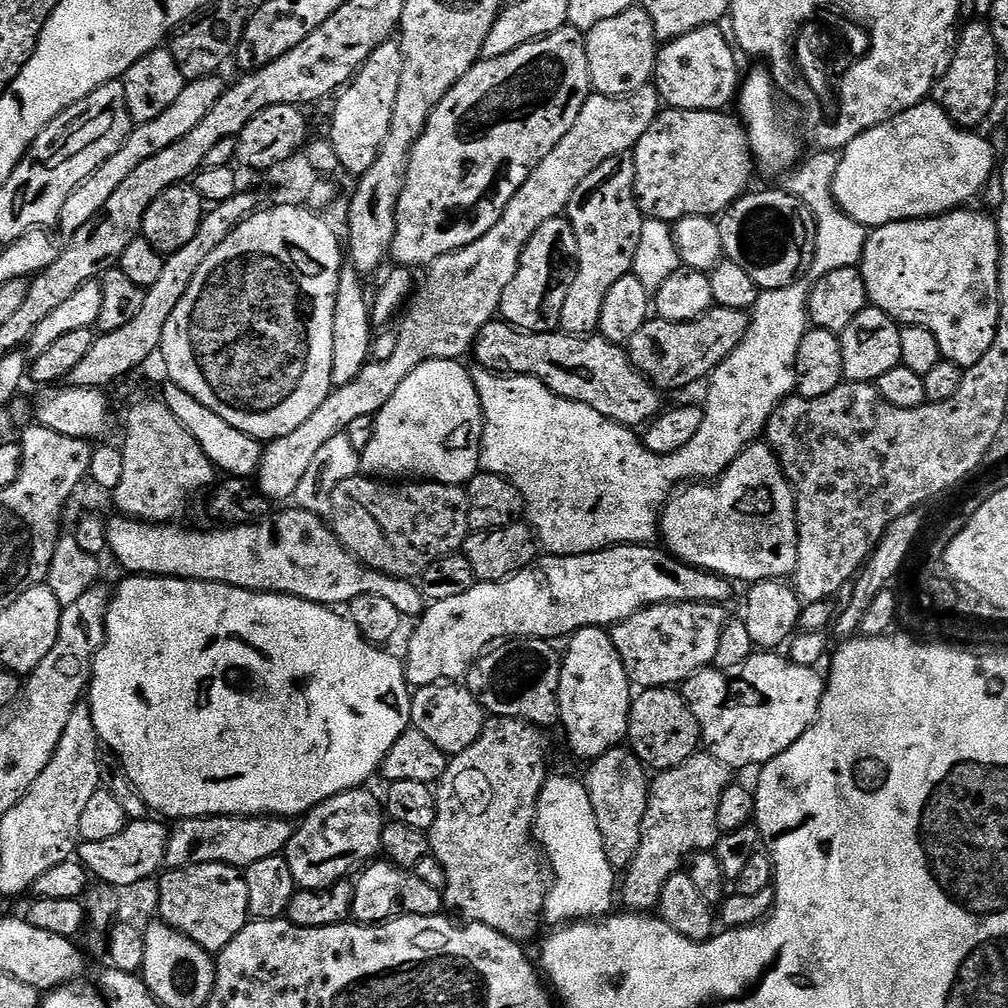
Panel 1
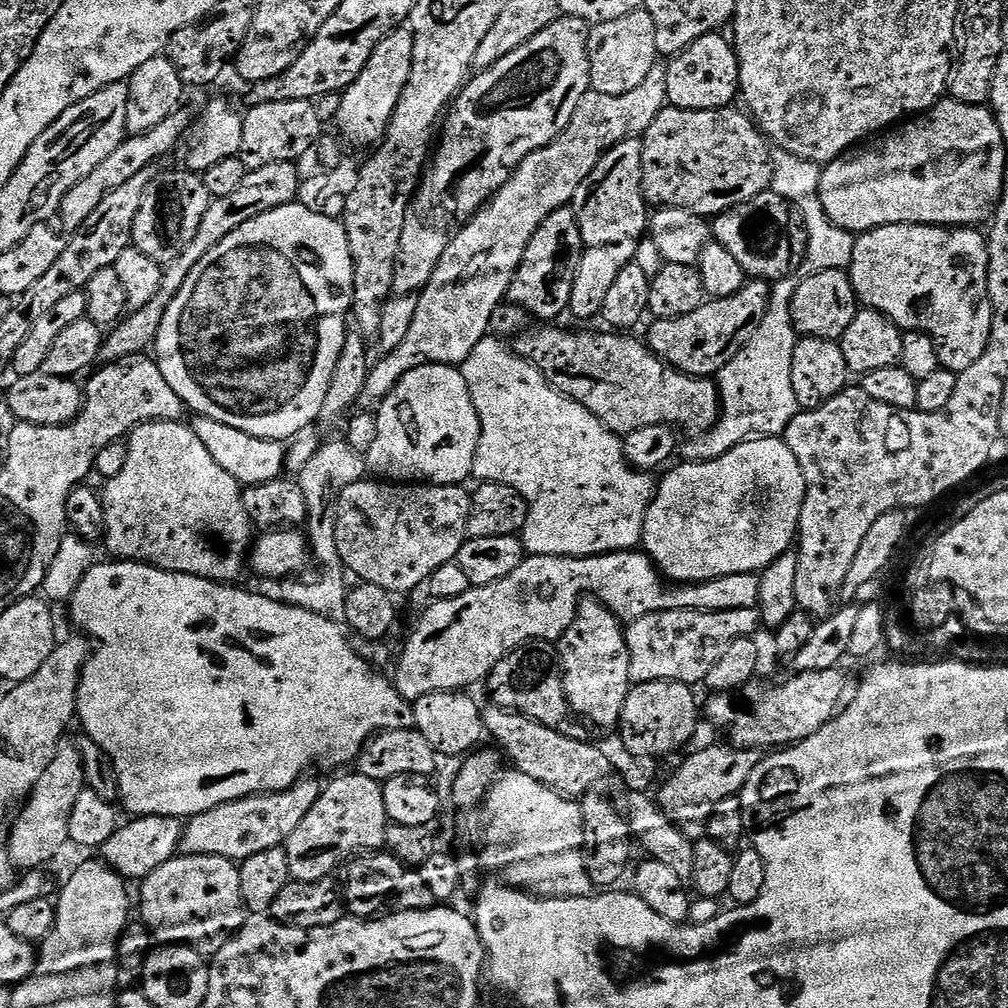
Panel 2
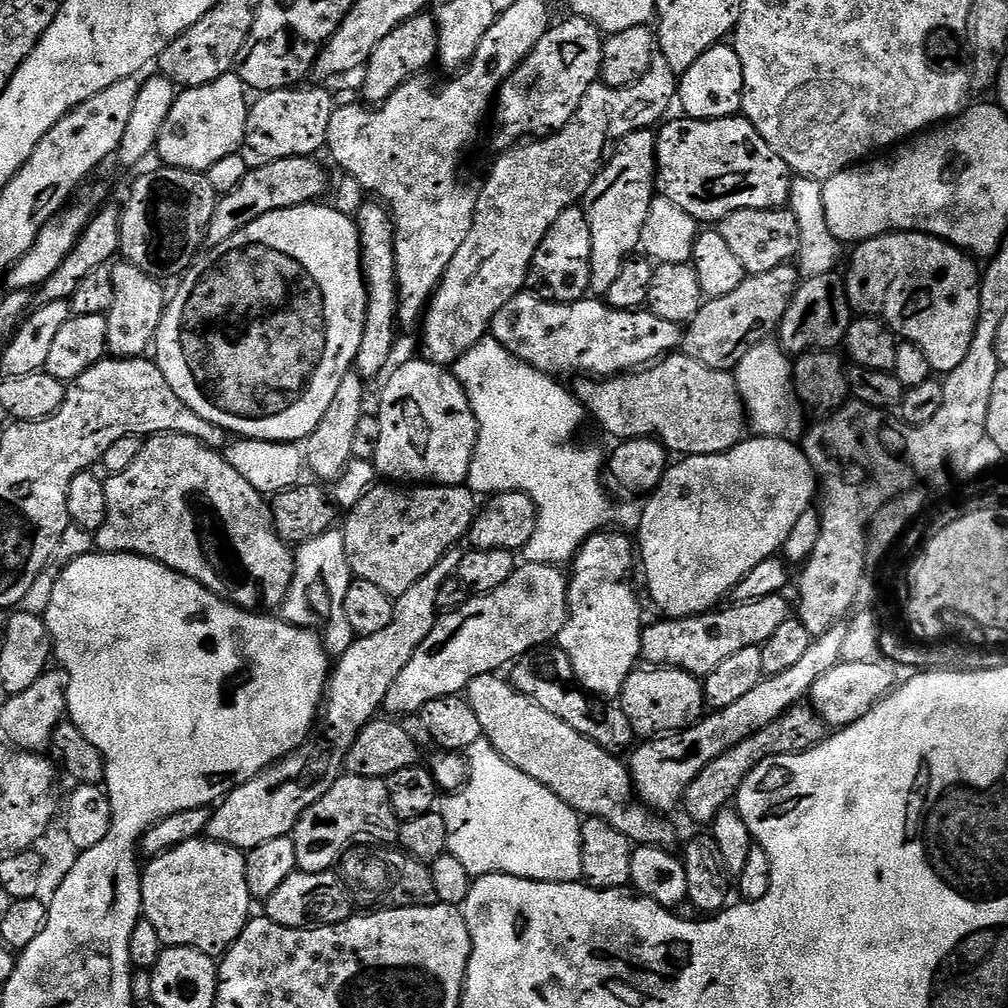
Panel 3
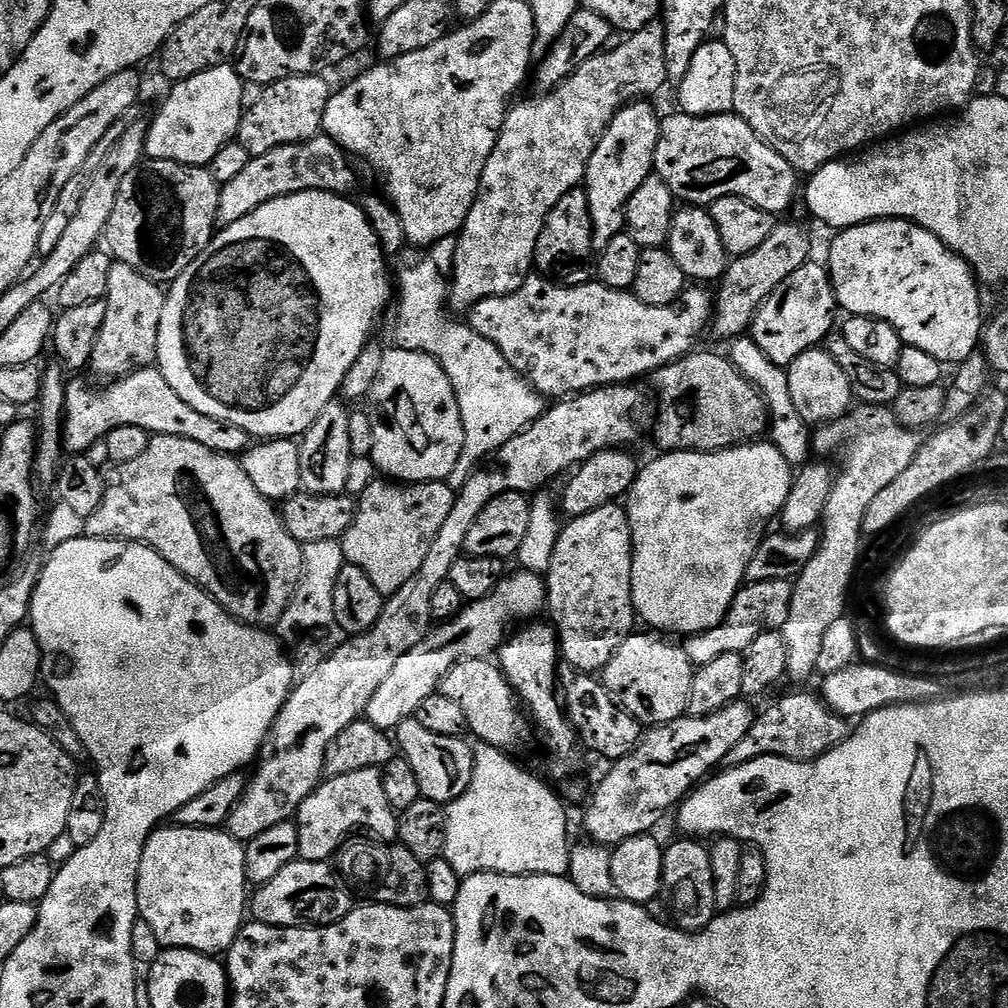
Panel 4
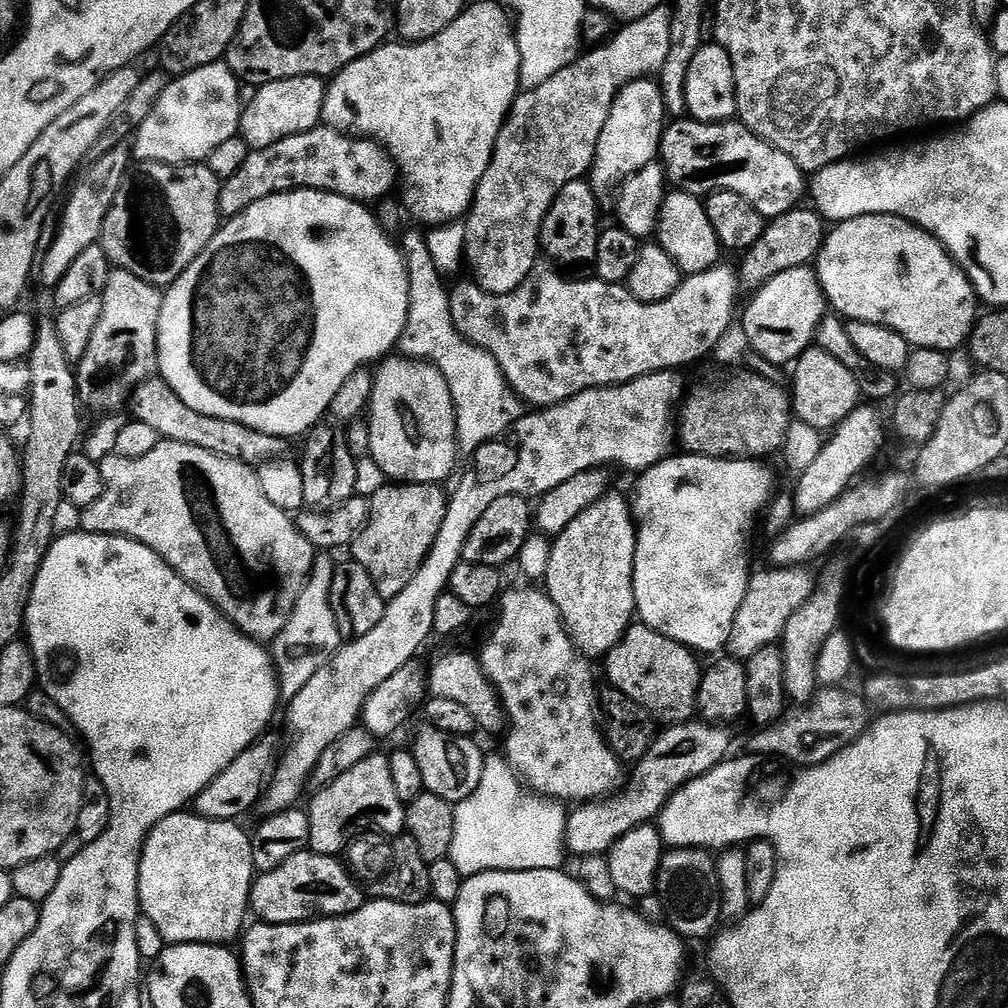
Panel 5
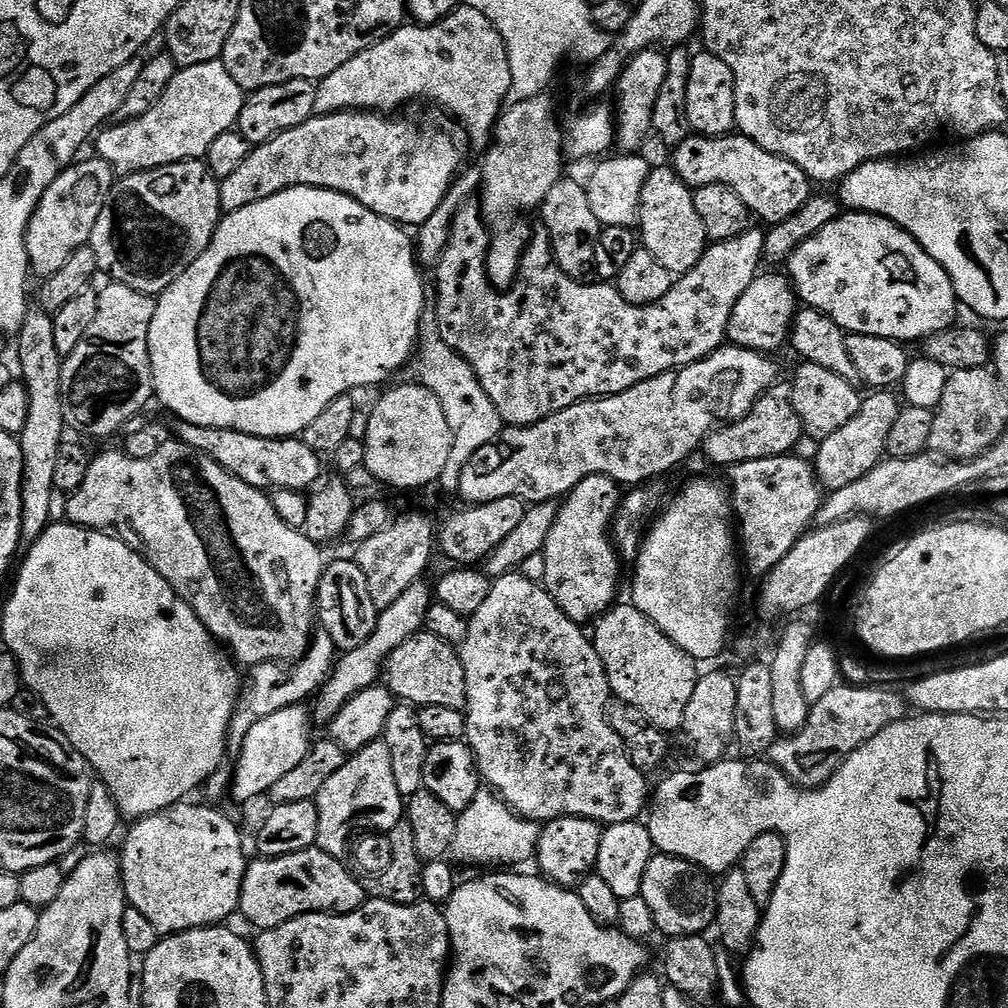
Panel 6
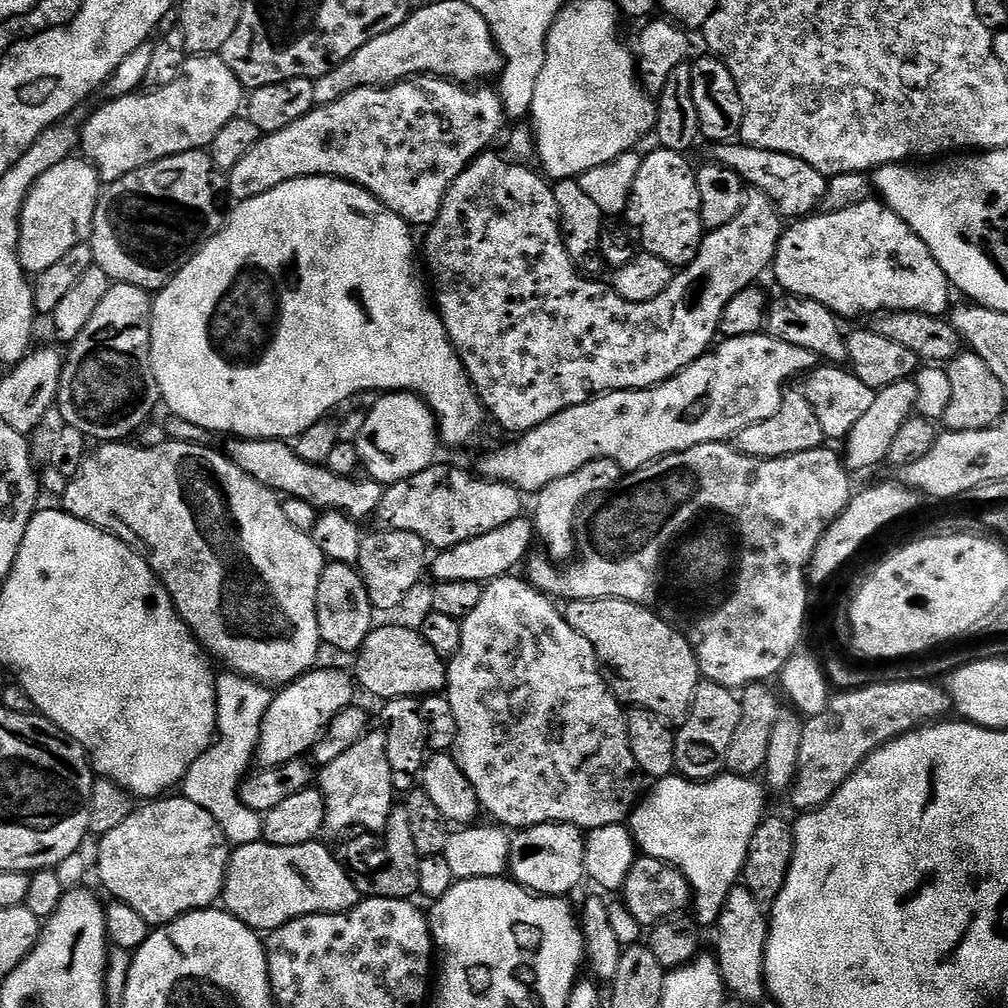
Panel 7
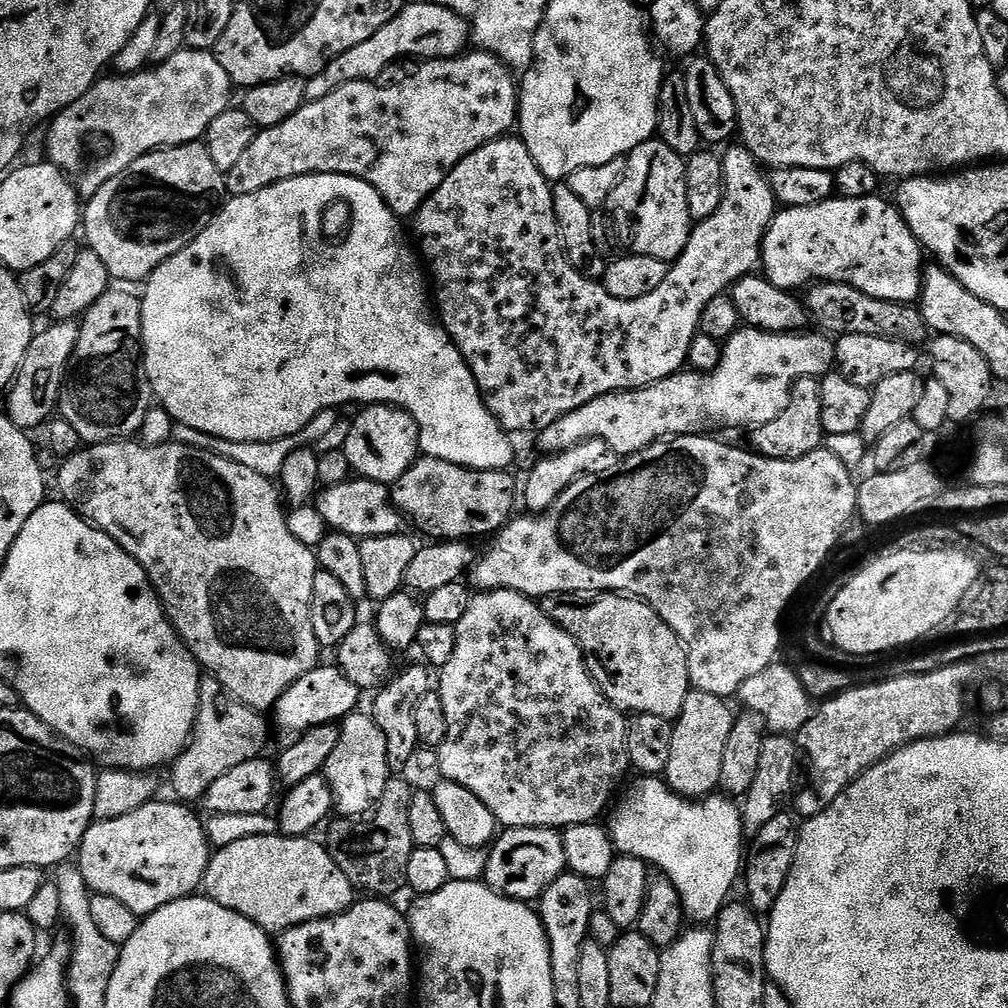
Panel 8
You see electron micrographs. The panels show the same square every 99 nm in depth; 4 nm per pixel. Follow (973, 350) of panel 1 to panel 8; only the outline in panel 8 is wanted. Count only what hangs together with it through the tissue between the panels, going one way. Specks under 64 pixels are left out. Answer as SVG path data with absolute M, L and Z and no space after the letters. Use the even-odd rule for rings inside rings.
M877 194L853 200L833 198L818 206L781 207L764 236L763 275L774 286L789 290L803 289L813 282L842 283L862 290L862 294L890 302L912 304L919 301L924 290L924 268L920 264L922 245L905 222L900 209L895 203L888 201L887 204L882 197Z

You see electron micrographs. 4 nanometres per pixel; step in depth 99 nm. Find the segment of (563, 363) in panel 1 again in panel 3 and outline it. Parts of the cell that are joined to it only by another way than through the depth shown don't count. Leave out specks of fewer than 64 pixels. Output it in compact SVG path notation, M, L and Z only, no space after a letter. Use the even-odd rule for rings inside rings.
M668 354L659 362L653 363L651 366L641 367L639 370L628 370L623 374L615 374L607 378L580 378L580 381L576 384L576 388L574 387L574 395L576 399L584 405L587 415L591 417L591 419L593 416L610 435L616 436L615 438L629 440L635 436L651 436L659 440L669 453L675 454L675 452L680 452L676 454L679 454L681 457L714 456L717 452L727 452L728 449L733 448L735 444L740 443L742 437L745 435L745 425L742 423L742 401L740 398L740 391L736 388L735 379L733 379L729 373L727 376L724 371L725 369L723 367L711 368L683 354Z

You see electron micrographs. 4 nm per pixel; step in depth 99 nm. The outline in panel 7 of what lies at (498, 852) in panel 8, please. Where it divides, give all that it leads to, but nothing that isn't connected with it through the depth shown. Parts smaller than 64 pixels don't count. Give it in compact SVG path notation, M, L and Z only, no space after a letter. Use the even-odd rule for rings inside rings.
M539 824L533 828L521 828L511 837L507 875L526 892L538 896L564 898L585 879L585 833L573 824Z

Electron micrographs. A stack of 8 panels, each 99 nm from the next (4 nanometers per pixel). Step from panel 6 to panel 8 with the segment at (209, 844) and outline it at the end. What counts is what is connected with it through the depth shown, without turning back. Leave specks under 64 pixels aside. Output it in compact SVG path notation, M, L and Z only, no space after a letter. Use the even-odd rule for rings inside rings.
M157 798L153 800L152 803L147 804L146 806L142 806L138 810L134 810L134 814L122 814L122 818L110 818L109 820L96 820L86 830L86 834L82 838L82 842L80 843L80 847L78 849L78 867L80 873L82 874L82 878L86 878L86 886L88 887L89 890L91 890L91 892L93 892L97 896L109 896L110 898L118 898L118 902L123 902L125 906L130 906L130 910L134 910L137 916L143 918L145 916L149 916L151 912L153 912L154 910L158 910L162 906L166 906L167 904L170 904L175 900L184 900L188 896L199 893L201 891L202 885L204 883L204 875L208 873L208 864L211 862L213 854L213 849L210 847L208 843L208 833L206 831L205 821L203 819L200 821L199 818L196 817L195 814L192 813L190 809L188 809L191 807L185 806L183 803L180 802L171 802L171 803L172 804L167 804L167 802L163 800L163 798Z

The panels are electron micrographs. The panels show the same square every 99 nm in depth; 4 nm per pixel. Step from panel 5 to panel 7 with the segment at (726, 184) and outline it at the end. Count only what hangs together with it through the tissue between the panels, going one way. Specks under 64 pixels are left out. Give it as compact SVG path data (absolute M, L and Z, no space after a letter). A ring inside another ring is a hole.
M720 142L715 145L711 159L724 168L734 170L749 189L761 192L784 218L803 218L811 216L823 205L828 189L824 173L814 170L806 162L790 154L774 150L752 148L743 142Z

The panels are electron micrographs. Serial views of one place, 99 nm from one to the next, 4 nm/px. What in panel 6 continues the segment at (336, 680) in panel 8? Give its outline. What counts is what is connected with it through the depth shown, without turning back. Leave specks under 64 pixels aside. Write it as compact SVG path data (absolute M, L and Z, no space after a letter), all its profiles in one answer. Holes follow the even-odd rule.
M303 703L286 706L282 710L274 710L274 714L266 714L266 718L250 726L242 746L238 749L237 756L240 757L232 768L231 799L236 799L240 804L248 804L259 796L267 797L274 782L278 782L290 770L294 770L294 766L302 762L302 758L306 758L314 743L314 716L305 708Z

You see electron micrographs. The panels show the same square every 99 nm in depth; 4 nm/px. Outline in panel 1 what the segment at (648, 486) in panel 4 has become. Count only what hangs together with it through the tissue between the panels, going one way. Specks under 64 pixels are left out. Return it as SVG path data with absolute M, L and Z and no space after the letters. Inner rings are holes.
M764 442L750 444L715 482L692 482L681 487L660 513L658 532L662 540L664 536L663 547L692 568L705 568L736 582L784 580L795 572L798 562L796 491L784 476L776 451Z

